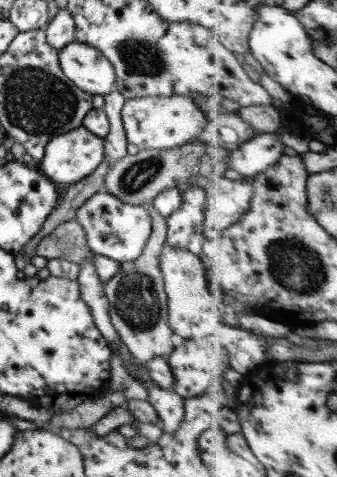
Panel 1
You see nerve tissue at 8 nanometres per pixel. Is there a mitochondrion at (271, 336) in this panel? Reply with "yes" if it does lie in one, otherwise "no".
no

